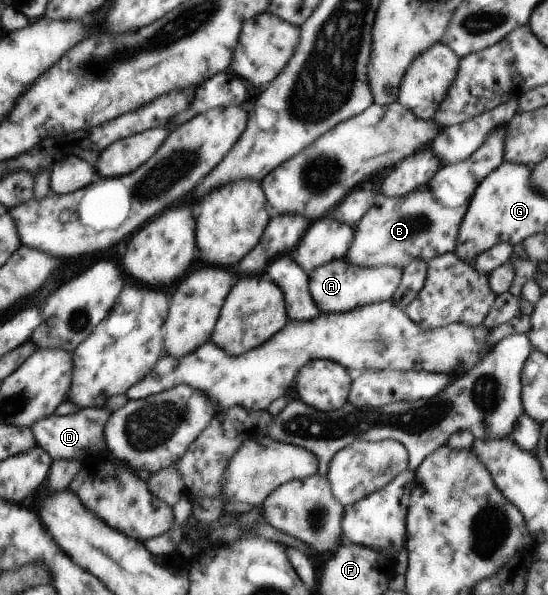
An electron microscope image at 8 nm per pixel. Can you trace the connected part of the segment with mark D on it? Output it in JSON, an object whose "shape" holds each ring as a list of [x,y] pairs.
{"shape":[[[105,407],[79,409],[78,412],[67,416],[52,414],[33,423],[32,436],[35,438],[36,445],[47,452],[51,461],[66,460],[66,458],[80,458],[86,461],[89,457],[99,456],[107,449],[104,444],[103,431],[110,414],[110,410]]]}

